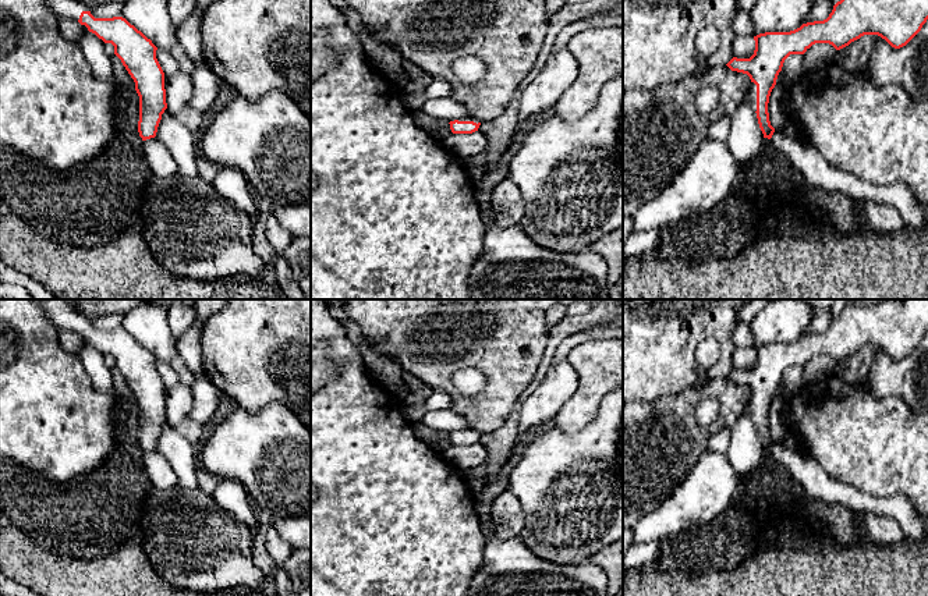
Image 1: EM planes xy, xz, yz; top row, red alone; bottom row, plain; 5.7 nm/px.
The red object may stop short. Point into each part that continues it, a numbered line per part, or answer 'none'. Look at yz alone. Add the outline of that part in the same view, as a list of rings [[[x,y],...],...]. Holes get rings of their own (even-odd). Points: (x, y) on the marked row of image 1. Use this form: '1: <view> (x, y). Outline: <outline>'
1: yz (751, 99). Outline: [[[751,82],[750,96],[747,100],[751,104],[751,107],[754,109],[754,111],[757,111],[757,85],[754,82]]]

